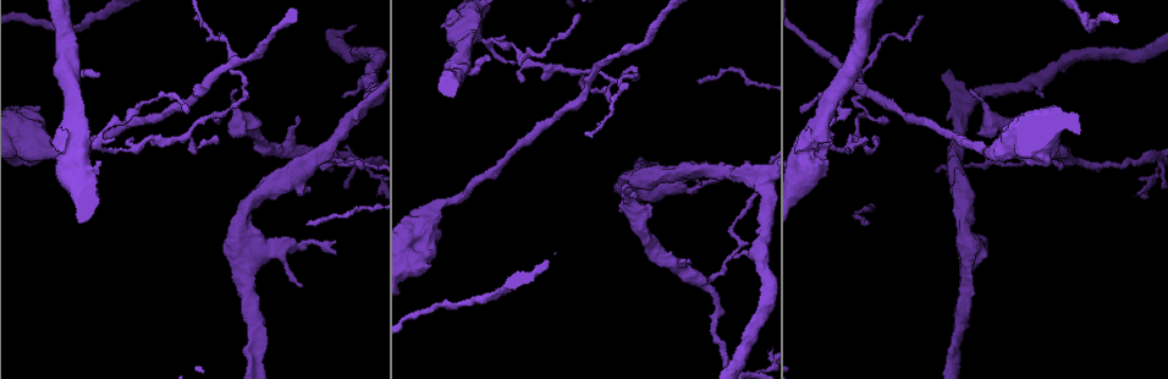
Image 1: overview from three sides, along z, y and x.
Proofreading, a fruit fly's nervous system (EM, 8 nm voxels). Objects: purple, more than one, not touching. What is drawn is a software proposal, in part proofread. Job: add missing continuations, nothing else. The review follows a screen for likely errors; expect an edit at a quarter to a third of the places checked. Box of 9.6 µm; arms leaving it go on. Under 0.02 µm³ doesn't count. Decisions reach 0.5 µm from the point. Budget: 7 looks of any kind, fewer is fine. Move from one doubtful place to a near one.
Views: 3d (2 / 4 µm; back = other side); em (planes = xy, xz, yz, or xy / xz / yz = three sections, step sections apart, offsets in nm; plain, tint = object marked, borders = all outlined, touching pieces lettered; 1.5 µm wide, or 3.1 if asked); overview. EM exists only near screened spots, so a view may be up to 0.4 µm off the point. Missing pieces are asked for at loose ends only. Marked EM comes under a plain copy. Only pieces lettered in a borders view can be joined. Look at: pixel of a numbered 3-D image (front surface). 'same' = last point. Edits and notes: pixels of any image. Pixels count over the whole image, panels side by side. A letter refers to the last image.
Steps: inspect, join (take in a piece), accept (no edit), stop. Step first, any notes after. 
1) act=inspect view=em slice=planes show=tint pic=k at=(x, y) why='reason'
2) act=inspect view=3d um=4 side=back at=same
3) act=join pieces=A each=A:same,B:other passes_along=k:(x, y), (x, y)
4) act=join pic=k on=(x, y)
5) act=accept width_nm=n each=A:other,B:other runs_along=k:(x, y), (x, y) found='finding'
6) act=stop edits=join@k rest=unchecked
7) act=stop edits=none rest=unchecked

act=inspect view=3d um=4 pic=1 at=(300, 285) why='free end'

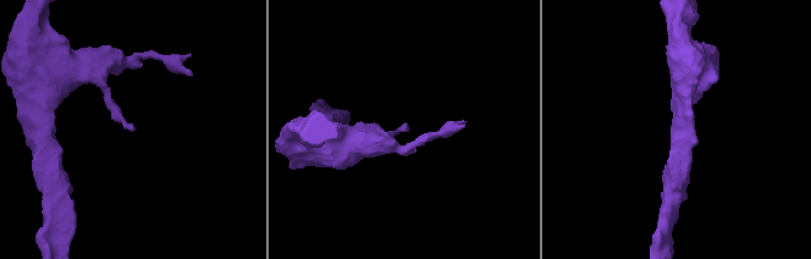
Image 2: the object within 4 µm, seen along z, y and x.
act=inspect view=em slice=xy step=4 show=borders pic=2 at=(133, 127)

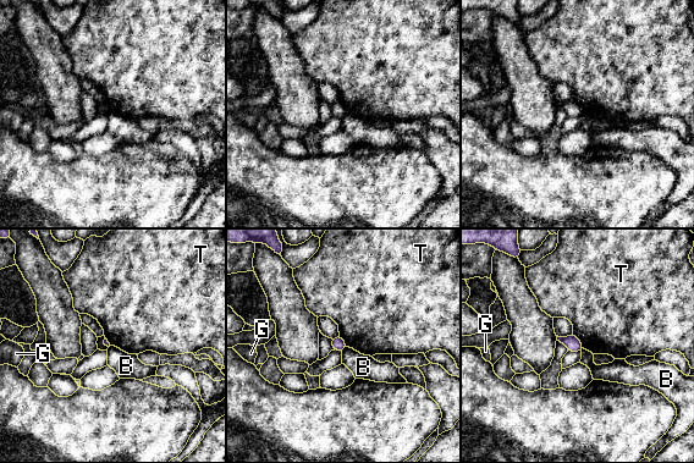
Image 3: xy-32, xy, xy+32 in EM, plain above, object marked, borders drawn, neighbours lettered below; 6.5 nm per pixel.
act=accept each=B:other,G:other,T:other border=3:(573, 332), (584, 348) found='no lettered piece goes on from it'

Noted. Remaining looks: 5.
act=inspect view=em slice=xz step=8 show=borders pic=1 at=(605, 88) why='an open end'

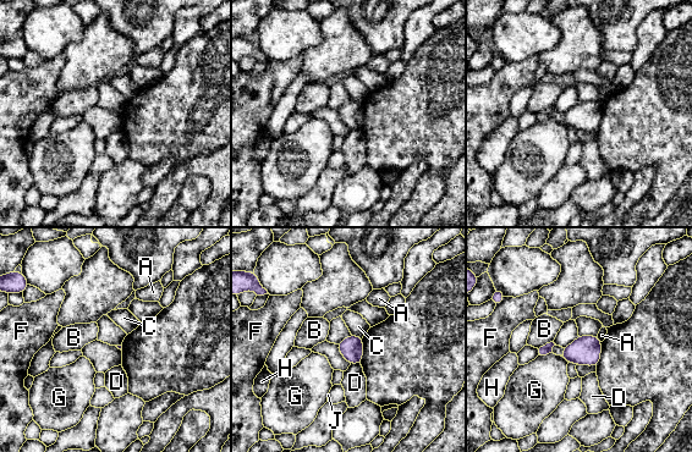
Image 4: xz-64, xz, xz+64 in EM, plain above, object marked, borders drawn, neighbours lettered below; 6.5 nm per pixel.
act=inspect view=em slice=planes show=borders at=same

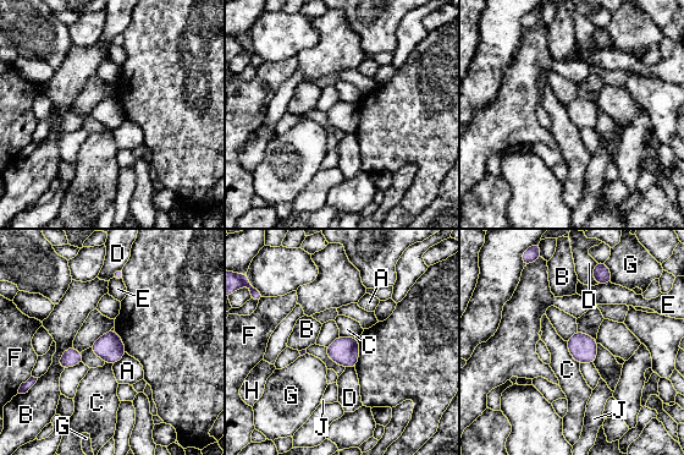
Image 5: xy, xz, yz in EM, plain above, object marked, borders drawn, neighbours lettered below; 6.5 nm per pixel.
act=accept each=A:other,B:other,C:other,D:other,E:other,F:other,G:other,H:other,J:other border=5:(566, 341), (569, 355), (579, 365) found='no lettered piece goes on from it'

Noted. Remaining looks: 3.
act=inspect view=em slice=planes show=borders pic=1 at=(869, 139) why='free end'

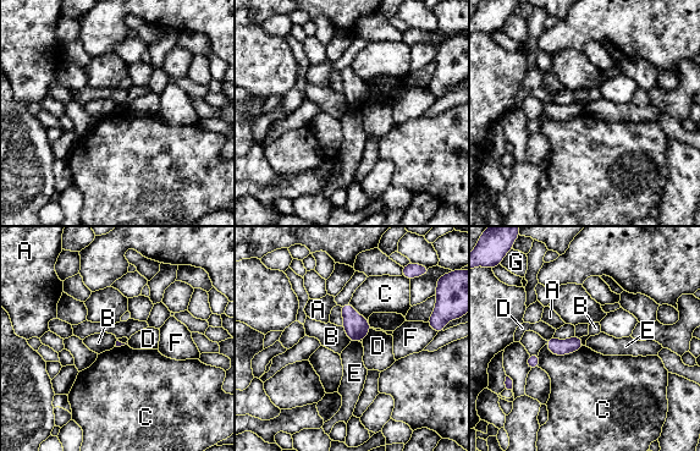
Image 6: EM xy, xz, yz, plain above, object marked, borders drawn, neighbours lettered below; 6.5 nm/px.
act=accept each=A:other,B:other,C:other,D:other,E:other,F:other,G:other border=6:(351, 341), (358, 342) found='none of them fits'

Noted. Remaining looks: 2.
act=stop edits=none rest=unchecked

